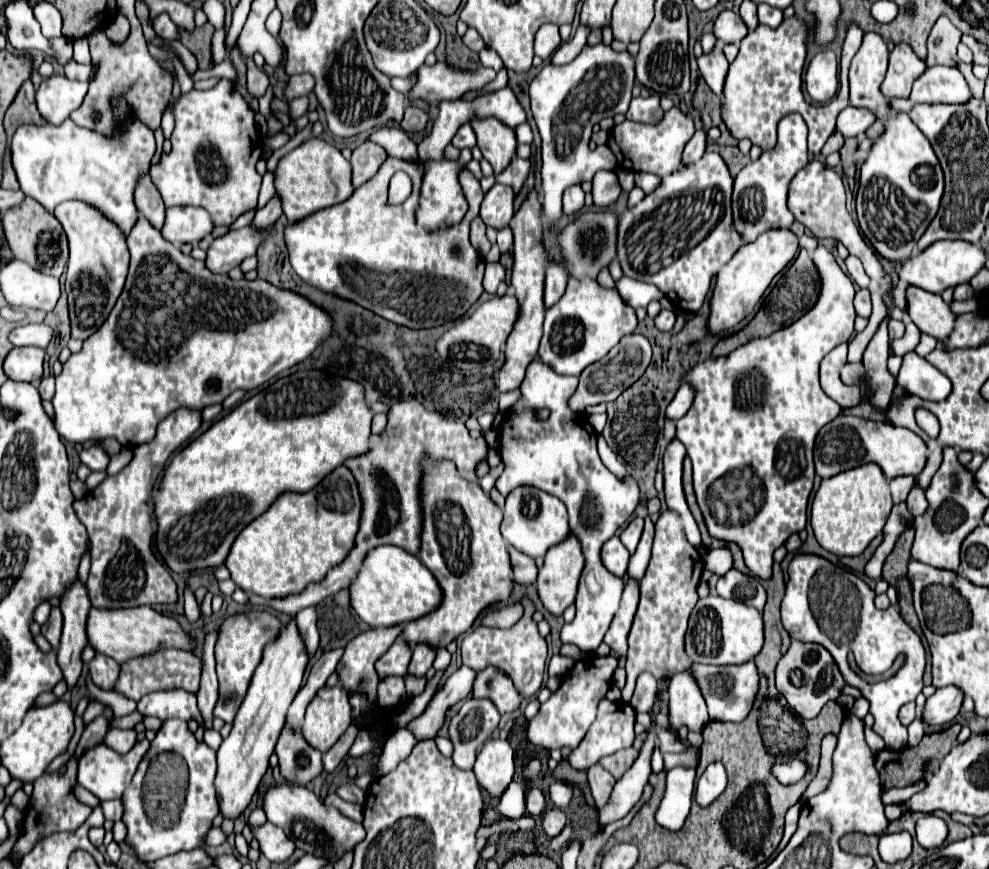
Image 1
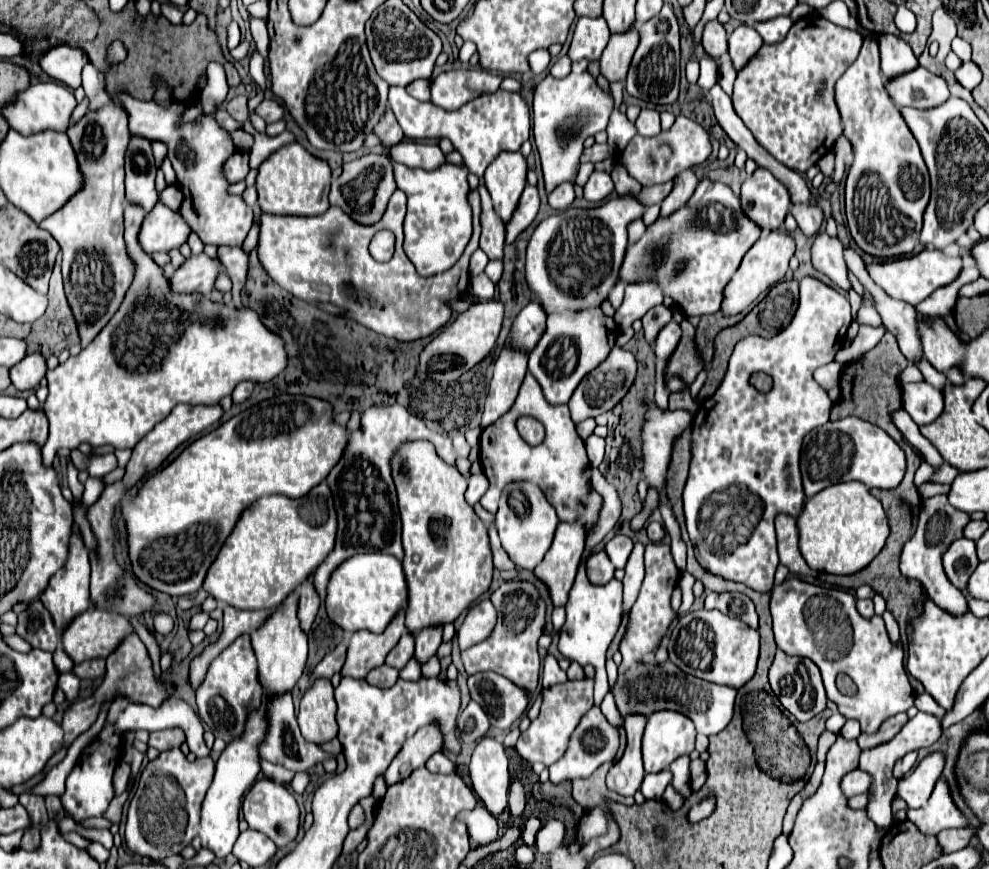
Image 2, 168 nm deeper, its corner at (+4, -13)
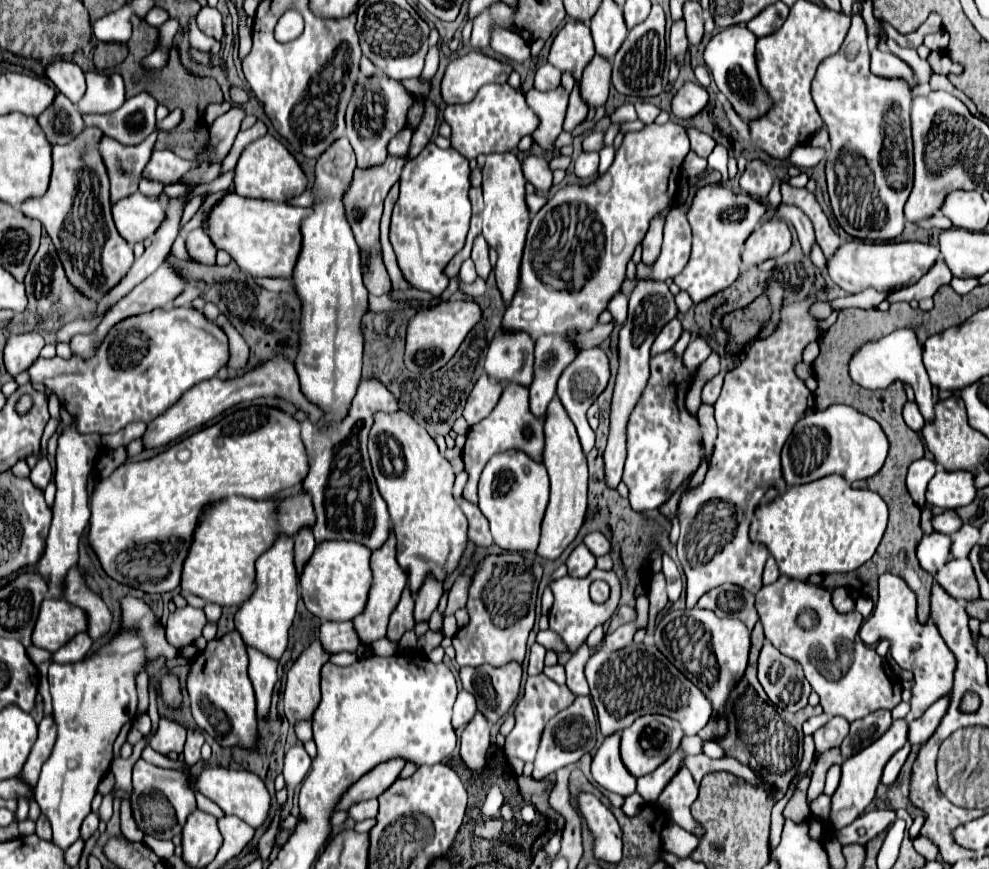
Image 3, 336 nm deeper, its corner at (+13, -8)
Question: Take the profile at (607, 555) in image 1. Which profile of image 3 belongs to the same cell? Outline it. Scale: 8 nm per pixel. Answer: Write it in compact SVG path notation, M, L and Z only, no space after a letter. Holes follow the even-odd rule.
M578 544L572 554L566 560L566 568L568 568L568 576L572 578L584 578L588 576L588 572L596 566L596 558L592 556L592 552L588 548L584 548L582 544Z

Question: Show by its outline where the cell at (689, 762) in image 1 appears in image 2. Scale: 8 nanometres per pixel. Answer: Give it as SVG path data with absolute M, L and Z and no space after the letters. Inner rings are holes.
M700 758L692 760L690 763L690 773L691 781L689 781L689 787L693 791L697 791L707 779L706 764Z

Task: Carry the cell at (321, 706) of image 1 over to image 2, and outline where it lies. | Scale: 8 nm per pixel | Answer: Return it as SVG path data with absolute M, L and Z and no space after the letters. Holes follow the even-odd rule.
M315 681L315 685L305 691L301 699L301 709L297 713L303 737L315 745L323 745L335 739L339 733L335 711L337 705L331 681Z

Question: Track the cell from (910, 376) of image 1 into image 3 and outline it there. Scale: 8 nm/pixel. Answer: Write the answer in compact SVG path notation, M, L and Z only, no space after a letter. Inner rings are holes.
M908 402L908 404L904 406L904 420L906 420L908 428L912 428L914 432L920 432L920 430L922 430L924 418L922 418L916 402Z

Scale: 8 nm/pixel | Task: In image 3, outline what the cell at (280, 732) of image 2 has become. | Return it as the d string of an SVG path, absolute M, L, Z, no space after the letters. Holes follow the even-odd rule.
M248 648L248 676L252 680L254 692L256 692L256 704L258 704L258 718L264 718L270 708L270 696L274 690L274 684L278 680L276 676L276 660L270 660L270 656L258 652L256 648Z

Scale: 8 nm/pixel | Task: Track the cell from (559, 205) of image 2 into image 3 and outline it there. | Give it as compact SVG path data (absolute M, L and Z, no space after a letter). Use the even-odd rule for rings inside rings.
M528 154L522 160L522 172L524 178L538 190L538 192L548 192L552 186L552 170L548 168L548 160L544 156Z

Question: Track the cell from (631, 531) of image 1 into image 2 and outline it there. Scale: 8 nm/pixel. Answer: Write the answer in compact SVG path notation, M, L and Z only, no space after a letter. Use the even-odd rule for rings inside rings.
M615 535L607 545L605 545L605 551L611 559L611 563L617 567L617 569L625 569L625 563L633 551L633 541L627 537L627 535Z

